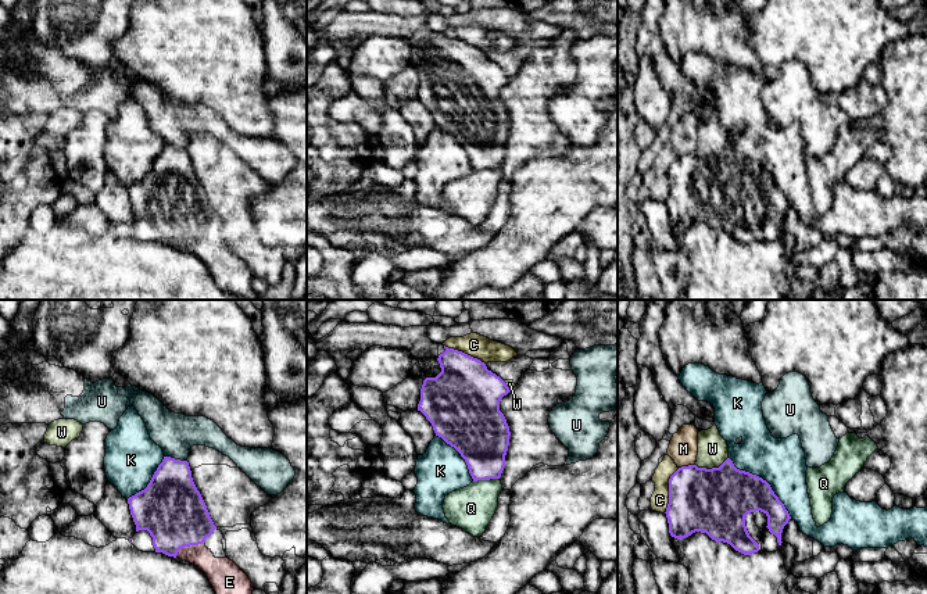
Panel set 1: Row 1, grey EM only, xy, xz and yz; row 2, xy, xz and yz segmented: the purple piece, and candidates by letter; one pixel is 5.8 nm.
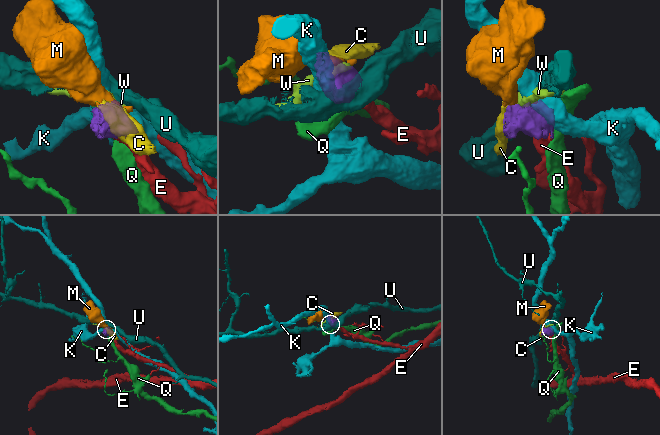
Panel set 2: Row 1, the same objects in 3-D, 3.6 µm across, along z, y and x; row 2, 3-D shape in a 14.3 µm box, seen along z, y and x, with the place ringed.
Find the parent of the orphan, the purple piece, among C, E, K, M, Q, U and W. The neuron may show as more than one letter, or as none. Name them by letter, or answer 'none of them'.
E

